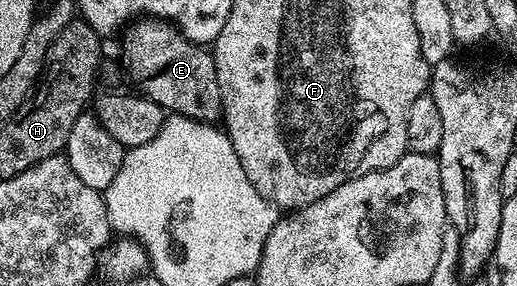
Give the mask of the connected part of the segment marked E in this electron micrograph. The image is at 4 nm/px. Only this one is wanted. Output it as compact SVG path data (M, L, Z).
M144 16L126 25L121 33L122 64L141 95L175 116L214 124L222 119L222 91L214 53L192 42L178 25L158 16Z

